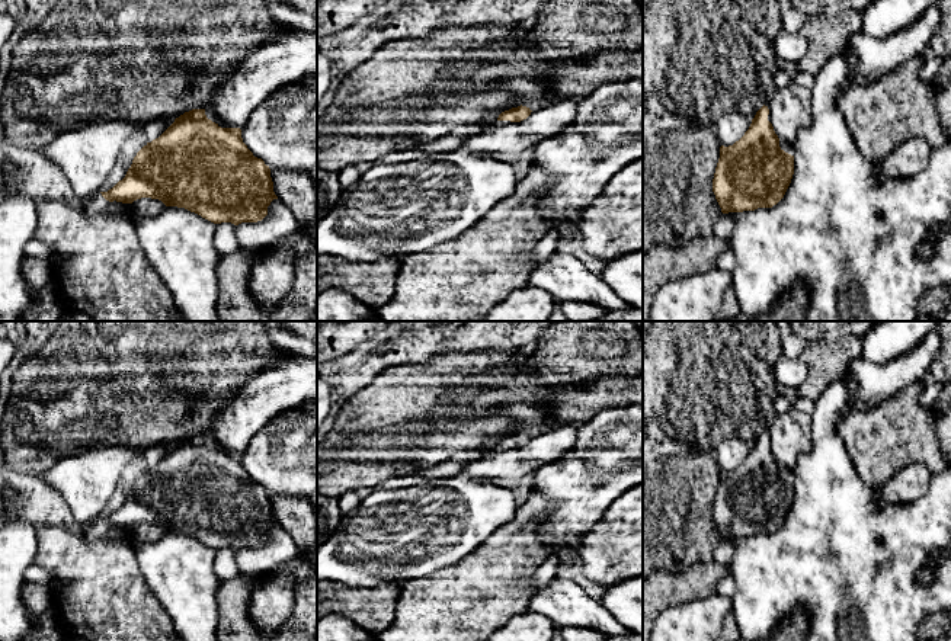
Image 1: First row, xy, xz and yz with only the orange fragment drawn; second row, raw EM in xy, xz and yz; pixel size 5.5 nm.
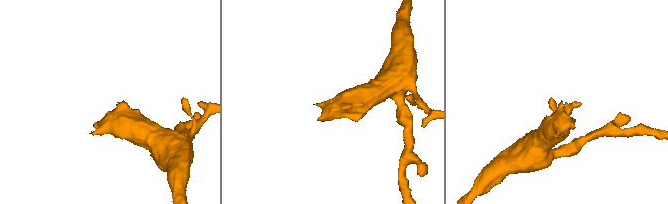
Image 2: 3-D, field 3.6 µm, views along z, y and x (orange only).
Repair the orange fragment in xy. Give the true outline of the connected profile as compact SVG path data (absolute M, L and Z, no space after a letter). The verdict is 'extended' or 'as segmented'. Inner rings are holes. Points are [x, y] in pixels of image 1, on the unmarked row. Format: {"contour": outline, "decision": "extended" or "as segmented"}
{"contour": "M192 435L176 443L158 464L137 478L122 506L87 525L84 536L87 542L95 542L109 528L132 529L141 523L185 533L214 549L234 551L262 547L270 528L278 525L269 491L247 474L241 455L221 453L206 443L205 435Z", "decision": "extended"}

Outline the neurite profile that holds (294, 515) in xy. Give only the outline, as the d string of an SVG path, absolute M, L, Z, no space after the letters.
M270 494L273 517L289 533L300 551L317 549L317 515L308 497Z

